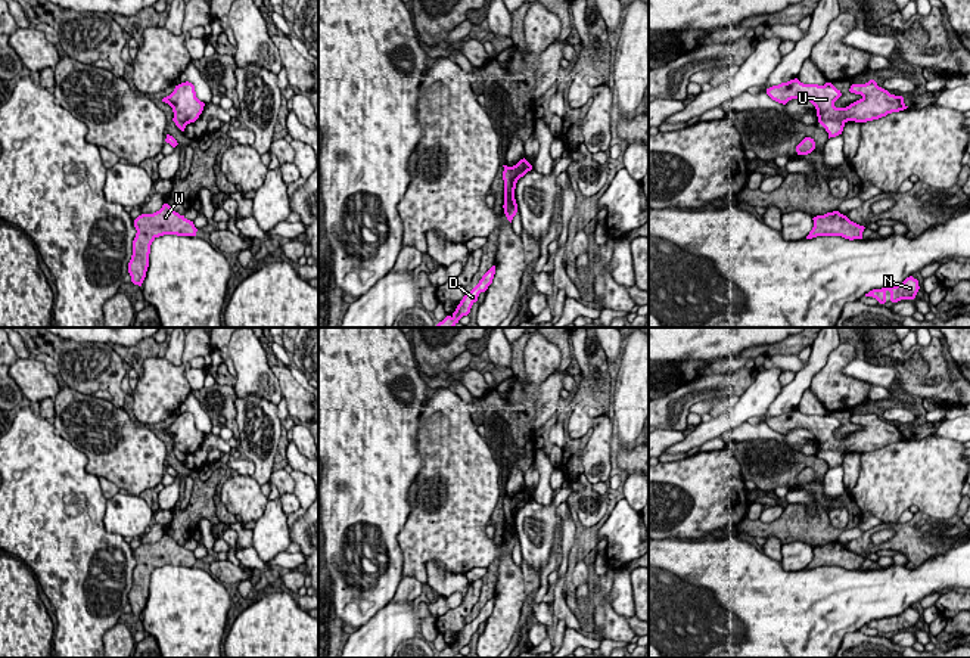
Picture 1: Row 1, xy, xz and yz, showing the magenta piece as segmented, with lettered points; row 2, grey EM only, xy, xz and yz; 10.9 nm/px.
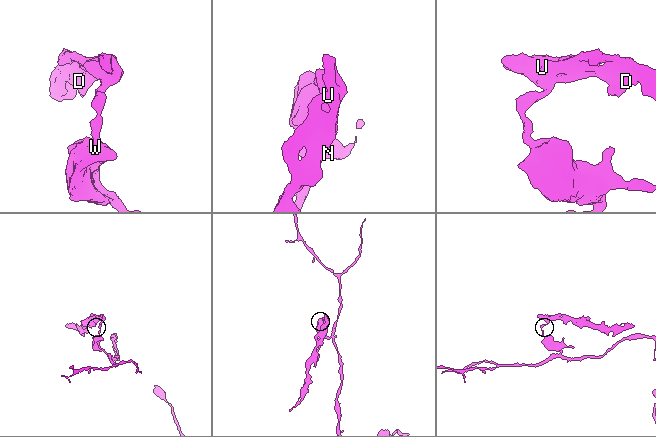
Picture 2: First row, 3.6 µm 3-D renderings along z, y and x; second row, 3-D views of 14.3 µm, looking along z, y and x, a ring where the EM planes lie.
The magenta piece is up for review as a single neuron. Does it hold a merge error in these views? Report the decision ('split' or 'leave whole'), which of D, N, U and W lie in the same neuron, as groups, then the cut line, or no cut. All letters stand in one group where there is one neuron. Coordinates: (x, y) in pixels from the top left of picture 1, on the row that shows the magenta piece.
split; D U / N W; cut in yz along (818, 117), (843, 123)

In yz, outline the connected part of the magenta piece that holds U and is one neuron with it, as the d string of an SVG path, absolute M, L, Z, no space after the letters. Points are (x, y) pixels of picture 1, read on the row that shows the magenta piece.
M795 78L767 89L767 94L778 103L786 105L792 99L806 99L815 106L818 118L842 122L867 122L908 108L902 96L890 94L874 80L865 84L852 84L849 91L862 97L846 108L836 108L834 102L842 93L831 83L803 84Z

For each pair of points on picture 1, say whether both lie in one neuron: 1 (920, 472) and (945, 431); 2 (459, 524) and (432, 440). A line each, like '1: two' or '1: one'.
1: two
2: one

